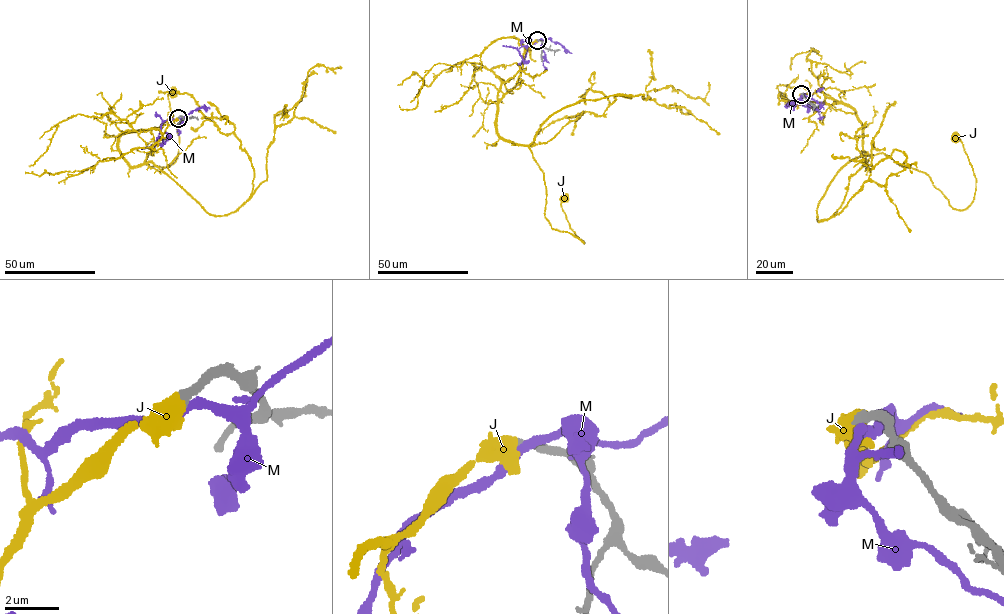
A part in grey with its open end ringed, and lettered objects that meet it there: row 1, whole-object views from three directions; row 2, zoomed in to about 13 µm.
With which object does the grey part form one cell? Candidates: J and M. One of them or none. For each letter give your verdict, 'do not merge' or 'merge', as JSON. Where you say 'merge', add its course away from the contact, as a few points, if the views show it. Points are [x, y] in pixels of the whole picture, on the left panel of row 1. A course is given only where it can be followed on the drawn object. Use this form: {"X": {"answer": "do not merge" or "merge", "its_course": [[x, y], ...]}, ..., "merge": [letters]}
{"J": {"answer": "merge", "its_course": [[178, 118], [163, 134], [125, 132], [122, 158], [141, 165], [151, 152], [148, 166], [173, 163], [175, 90]]}, "M": {"answer": "do not merge"}, "merge": ["J"]}

